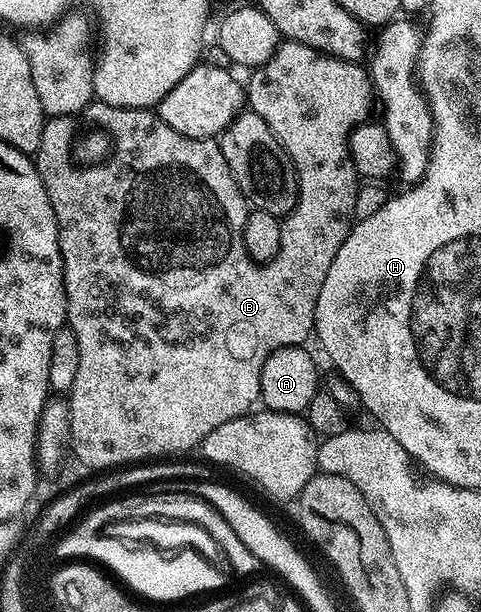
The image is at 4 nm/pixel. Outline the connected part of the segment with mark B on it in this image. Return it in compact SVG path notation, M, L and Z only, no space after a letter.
M282 40L278 43L278 48L268 61L262 66L257 67L258 78L249 75L248 80L251 82L286 82L286 114L294 114L294 118L302 118L302 146L306 146L306 162L310 162L310 178L322 178L322 190L314 190L314 194L310 194L310 202L318 202L318 206L314 206L314 210L306 210L306 222L302 222L302 250L279 250L279 254L270 262L259 264L251 258L242 258L242 250L245 248L244 240L241 238L244 232L245 222L242 218L238 218L238 222L234 222L234 214L230 214L230 206L226 206L226 198L214 198L214 182L202 182L202 178L198 178L198 144L200 138L189 138L180 132L176 132L176 128L168 128L168 124L164 124L164 120L159 118L153 109L148 110L130 110L124 116L124 120L128 120L124 132L116 130L114 126L108 126L108 168L96 168L102 170L102 176L92 176L92 174L80 174L86 180L78 180L74 182L76 188L74 190L46 190L48 192L48 200L52 204L52 212L56 216L56 224L58 225L58 247L62 253L62 271L64 272L64 292L66 293L66 320L68 329L76 332L76 344L80 344L80 368L76 371L76 380L72 383L68 395L68 405L70 408L70 436L68 446L74 449L74 454L87 466L90 470L106 470L111 468L126 468L131 464L142 464L147 460L158 460L163 456L161 454L178 454L181 450L190 450L199 447L204 439L208 436L208 432L212 432L216 428L220 428L220 424L228 424L228 420L233 418L241 418L251 413L253 402L257 403L261 399L260 392L260 372L264 368L264 360L268 360L268 356L272 356L272 352L276 352L285 346L305 347L306 341L311 341L314 329L314 313L316 312L316 300L320 296L320 288L324 284L324 276L328 276L328 268L332 268L332 260L336 260L336 252L340 252L340 244L344 244L344 240L350 235L352 219L354 218L354 205L356 204L356 196L358 195L358 187L360 185L360 176L354 171L354 165L350 159L350 132L358 125L359 122L367 121L371 117L370 114L370 98L372 102L372 87L368 70L365 65L357 62L346 62L342 58L333 58L330 54L323 54L322 51L305 46L299 42L291 42Z

